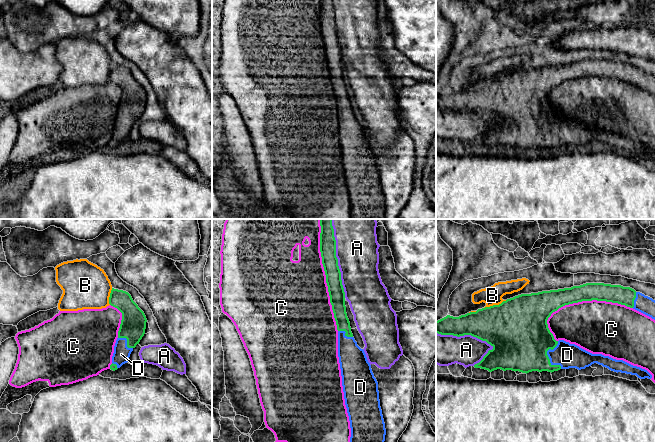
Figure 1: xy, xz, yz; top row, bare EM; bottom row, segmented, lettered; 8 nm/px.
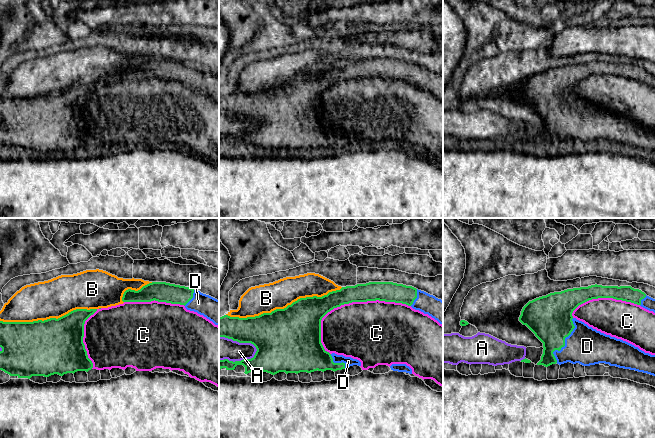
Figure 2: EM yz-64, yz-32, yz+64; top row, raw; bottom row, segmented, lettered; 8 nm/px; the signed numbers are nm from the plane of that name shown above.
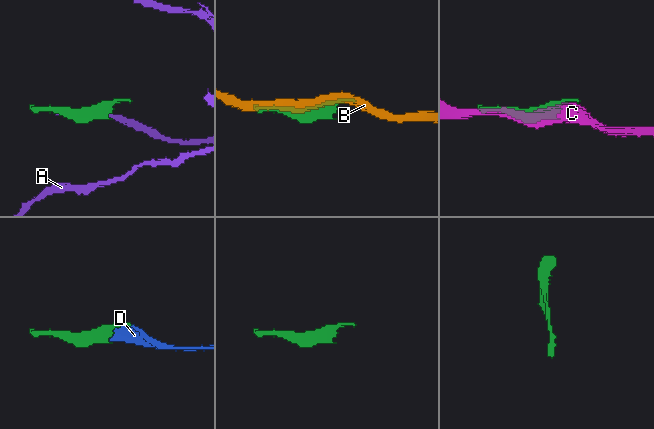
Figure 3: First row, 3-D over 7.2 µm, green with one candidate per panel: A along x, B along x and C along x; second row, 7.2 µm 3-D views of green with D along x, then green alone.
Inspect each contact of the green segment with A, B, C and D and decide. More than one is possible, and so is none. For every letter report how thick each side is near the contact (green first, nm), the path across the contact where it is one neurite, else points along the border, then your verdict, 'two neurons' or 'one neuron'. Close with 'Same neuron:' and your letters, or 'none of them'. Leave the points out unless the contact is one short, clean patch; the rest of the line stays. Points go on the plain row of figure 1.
A: 300/260 nm | two neurons
B: 480/150 nm | two neurons
C: 150/420 nm | two neurons
D: 460/200 nm | one neuron
Same neuron: D

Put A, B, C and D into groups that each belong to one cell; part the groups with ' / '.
A / B / C / D

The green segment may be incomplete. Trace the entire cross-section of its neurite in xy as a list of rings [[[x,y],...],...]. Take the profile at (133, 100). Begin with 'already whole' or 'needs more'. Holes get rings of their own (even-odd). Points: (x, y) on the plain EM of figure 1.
needs more; [[[112,64],[109,80],[122,89],[112,140],[110,141],[110,145],[115,147],[128,138],[131,128],[145,110],[147,95],[144,88],[126,67]]]

